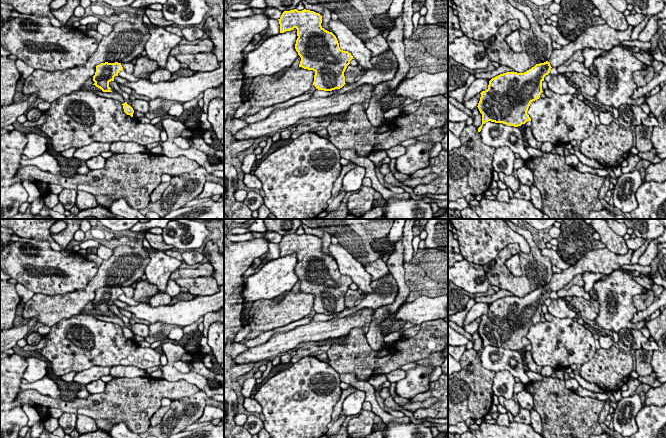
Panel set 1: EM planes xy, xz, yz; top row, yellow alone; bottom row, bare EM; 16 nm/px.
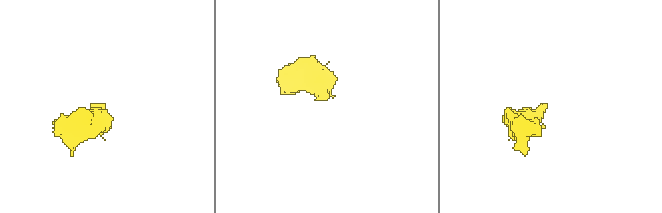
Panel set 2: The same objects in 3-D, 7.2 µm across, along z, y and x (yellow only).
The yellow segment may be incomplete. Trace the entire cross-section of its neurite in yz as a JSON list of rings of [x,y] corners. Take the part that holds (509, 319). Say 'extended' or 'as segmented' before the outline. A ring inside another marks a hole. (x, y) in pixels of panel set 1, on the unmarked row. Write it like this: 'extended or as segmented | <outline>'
extended | [[[607,247],[603,249],[592,249],[581,257],[575,265],[571,265],[561,273],[553,273],[548,285],[536,288],[524,297],[506,296],[492,302],[489,305],[488,313],[480,317],[481,321],[477,331],[482,338],[482,349],[478,352],[478,356],[481,355],[482,350],[488,345],[514,351],[531,345],[531,342],[527,338],[528,332],[533,325],[540,322],[543,316],[542,306],[544,305],[544,301],[550,297],[552,291],[563,289],[576,275],[582,275],[585,272],[609,275],[623,265],[630,264],[633,252],[633,250],[629,249],[627,254],[617,255]]]

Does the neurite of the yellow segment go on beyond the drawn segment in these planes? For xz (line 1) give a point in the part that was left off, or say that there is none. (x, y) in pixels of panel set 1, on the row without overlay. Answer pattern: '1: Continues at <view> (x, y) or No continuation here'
1: No continuation here

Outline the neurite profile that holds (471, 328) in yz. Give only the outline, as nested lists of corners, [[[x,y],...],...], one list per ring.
[[[477,318],[476,320],[474,320],[473,322],[469,323],[468,325],[466,325],[464,327],[464,330],[469,333],[469,334],[474,334],[477,330],[478,330],[478,327],[480,325],[480,321],[481,321],[481,318]]]

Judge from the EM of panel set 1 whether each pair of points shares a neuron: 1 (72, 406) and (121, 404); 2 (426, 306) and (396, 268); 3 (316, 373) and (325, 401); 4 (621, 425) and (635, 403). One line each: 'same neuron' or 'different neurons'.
1: same neuron
2: different neurons
3: same neuron
4: same neuron

